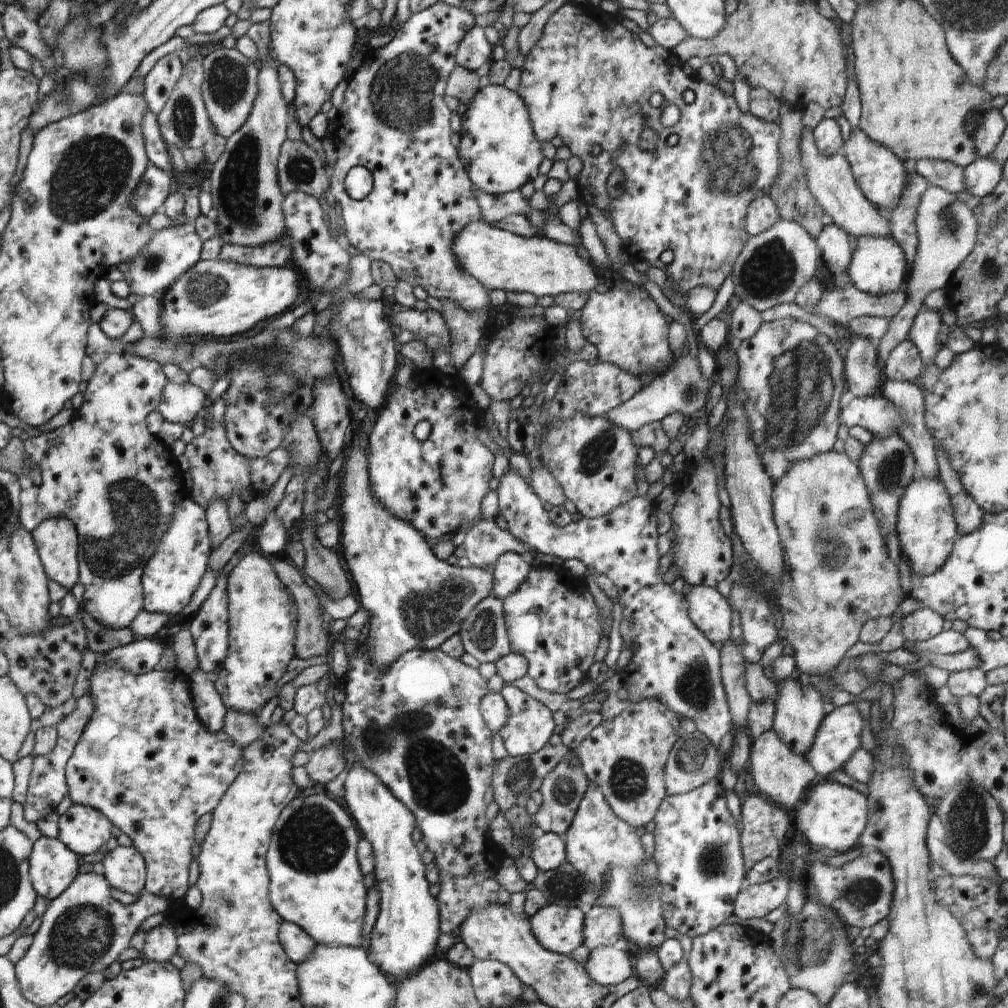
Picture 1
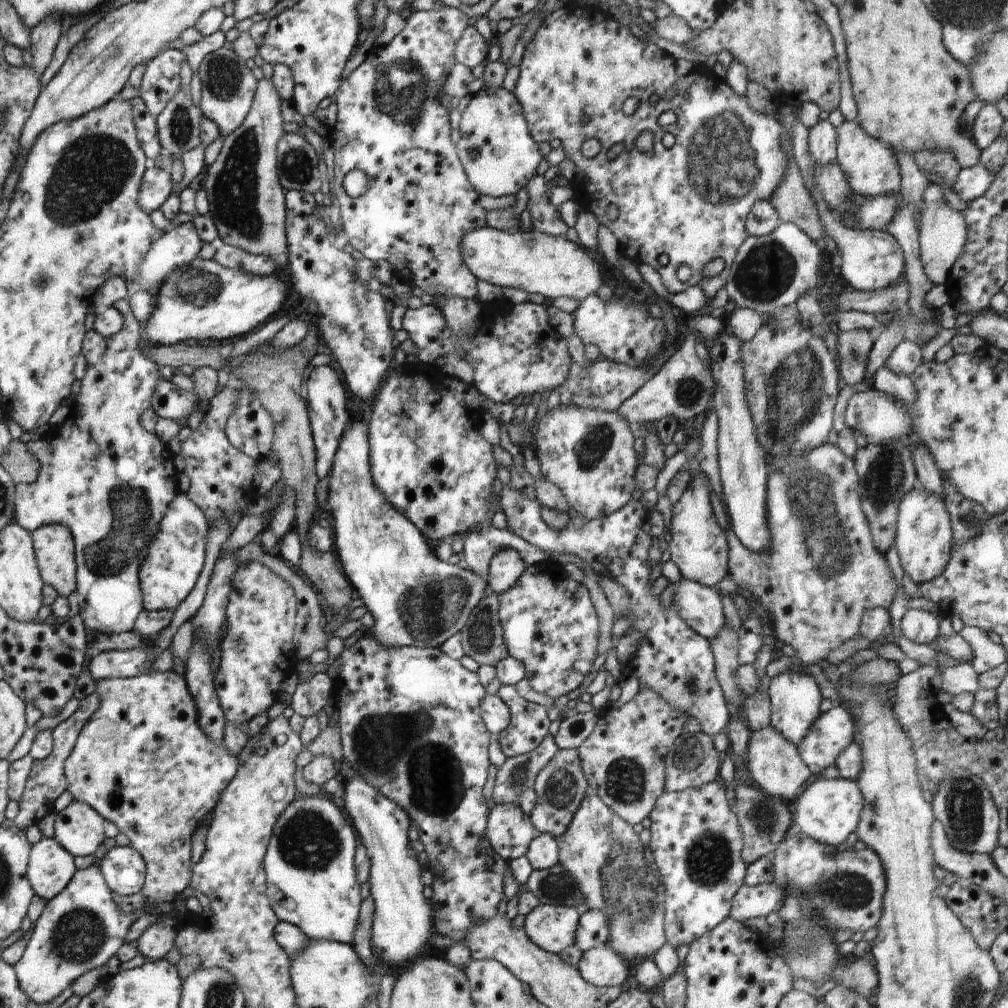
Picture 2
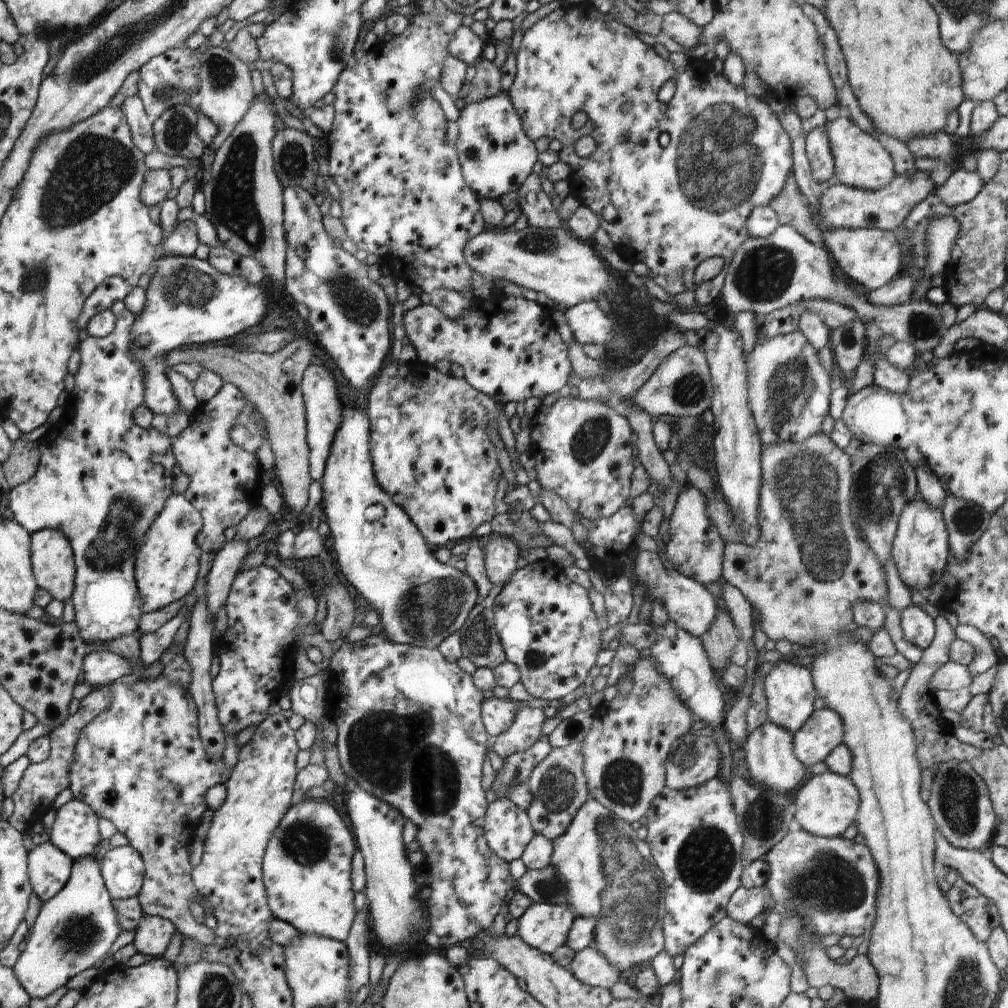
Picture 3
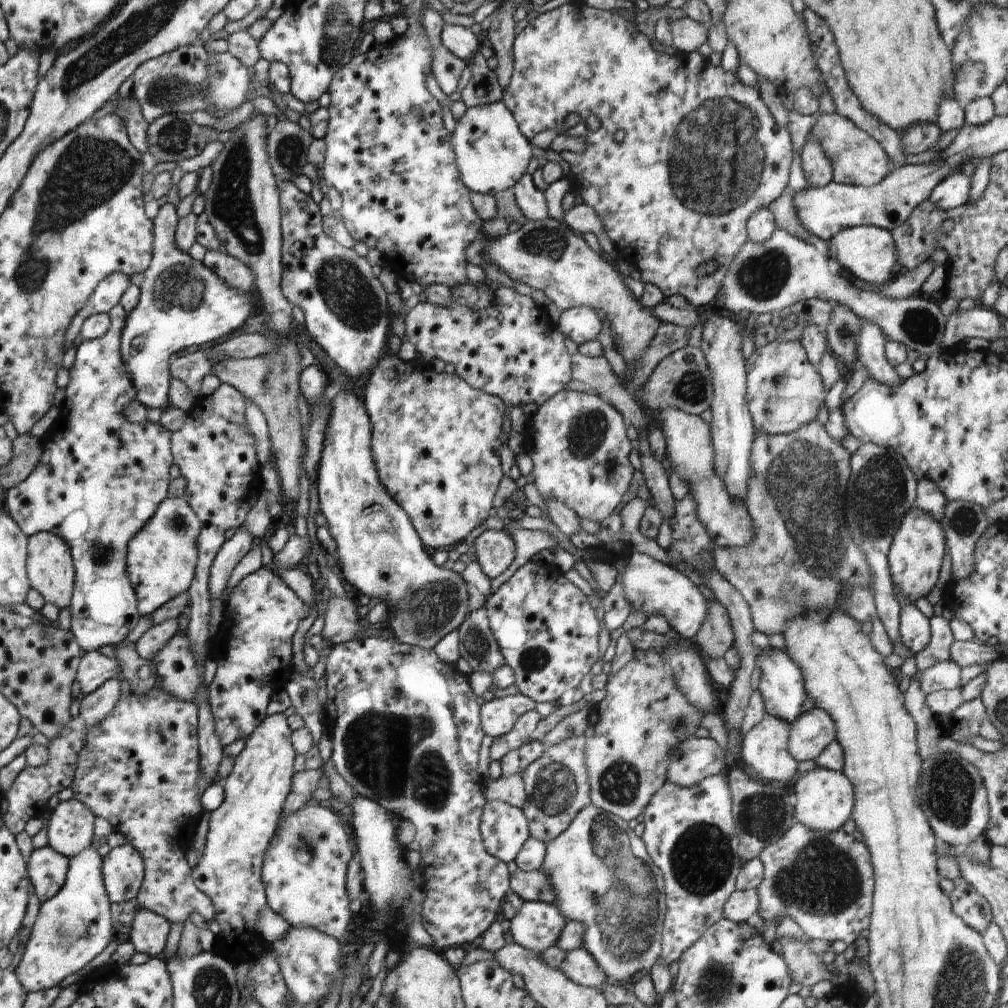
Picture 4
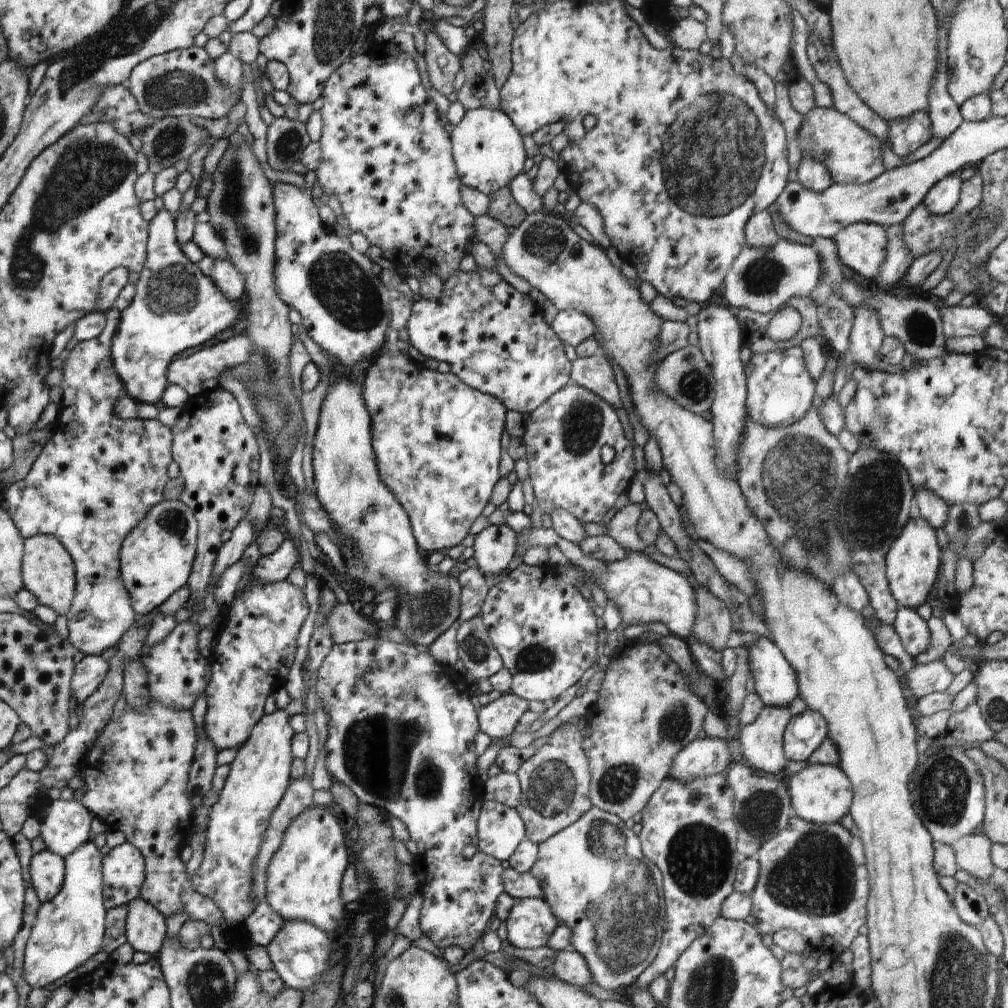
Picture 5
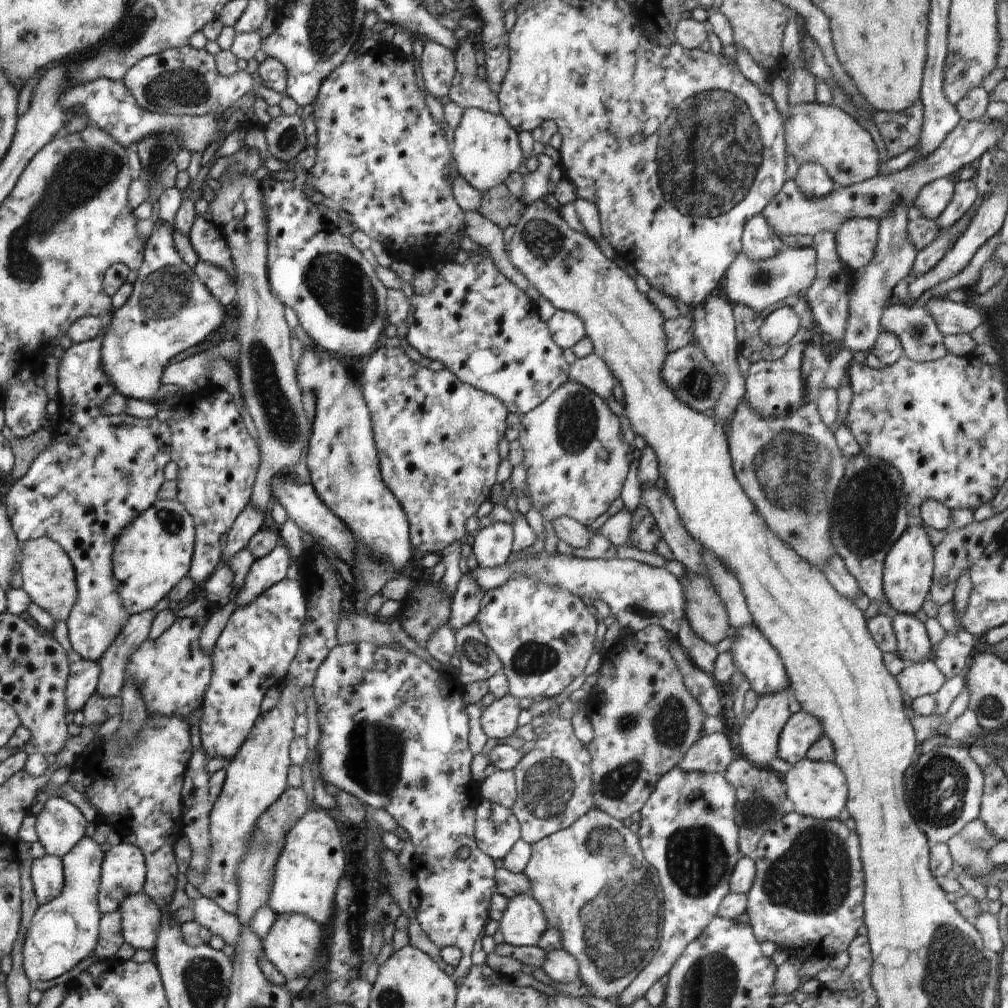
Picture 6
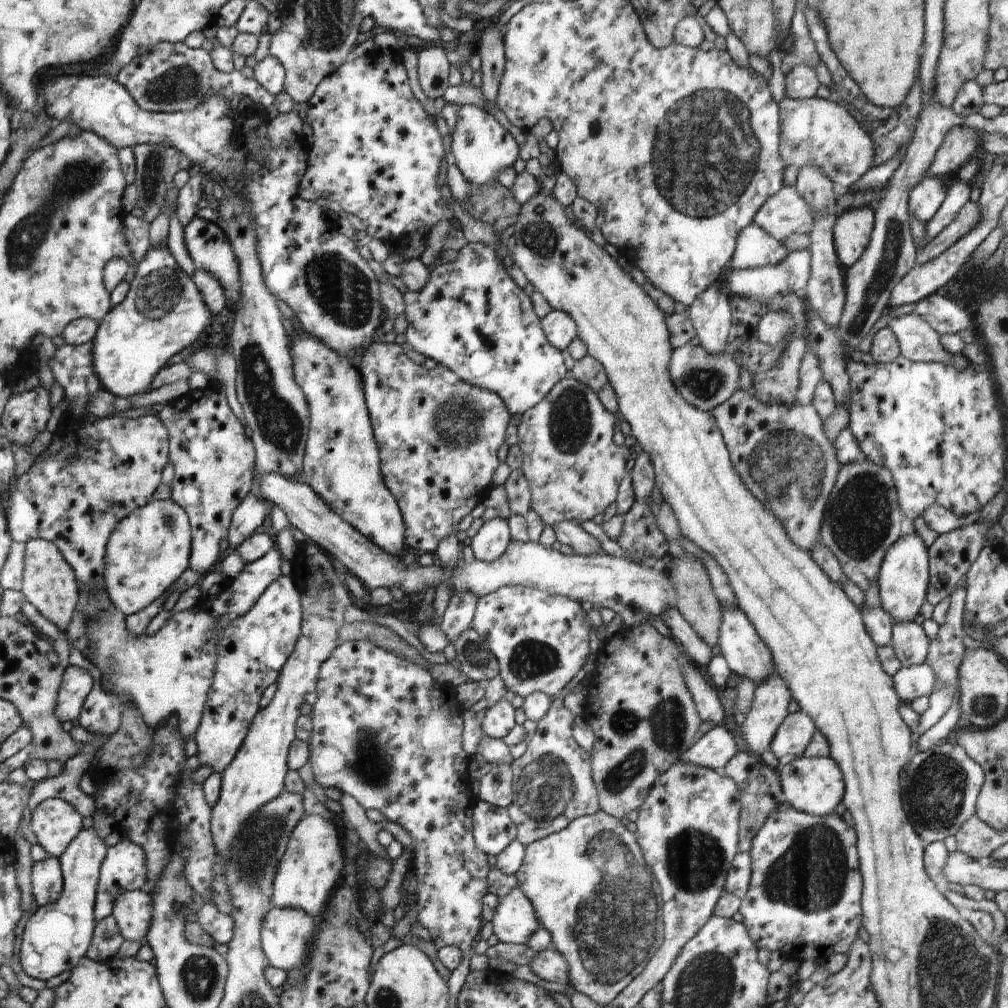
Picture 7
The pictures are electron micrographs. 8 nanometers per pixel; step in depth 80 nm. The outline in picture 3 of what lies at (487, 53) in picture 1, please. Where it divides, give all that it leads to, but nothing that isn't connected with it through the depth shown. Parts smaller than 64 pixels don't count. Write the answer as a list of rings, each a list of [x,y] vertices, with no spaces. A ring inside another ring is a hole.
[[[460,25],[452,35],[448,43],[447,51],[449,54],[465,62],[467,66],[472,66],[482,57],[482,52],[486,47],[480,37],[476,35],[470,27]]]

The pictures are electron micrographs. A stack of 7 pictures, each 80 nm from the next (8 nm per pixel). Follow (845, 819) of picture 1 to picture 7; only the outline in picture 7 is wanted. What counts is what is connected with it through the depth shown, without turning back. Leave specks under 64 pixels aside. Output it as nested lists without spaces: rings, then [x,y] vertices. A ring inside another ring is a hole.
[[[800,756],[792,764],[786,764],[777,771],[782,784],[783,801],[795,810],[814,816],[828,816],[844,798],[844,776],[831,757]]]

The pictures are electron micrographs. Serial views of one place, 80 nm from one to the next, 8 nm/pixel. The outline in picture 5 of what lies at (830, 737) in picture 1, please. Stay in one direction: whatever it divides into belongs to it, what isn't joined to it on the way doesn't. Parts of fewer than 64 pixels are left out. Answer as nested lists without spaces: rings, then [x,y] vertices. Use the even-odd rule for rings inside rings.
[[[814,710],[794,716],[784,732],[784,756],[789,761],[808,761],[812,752],[828,738],[828,722]]]

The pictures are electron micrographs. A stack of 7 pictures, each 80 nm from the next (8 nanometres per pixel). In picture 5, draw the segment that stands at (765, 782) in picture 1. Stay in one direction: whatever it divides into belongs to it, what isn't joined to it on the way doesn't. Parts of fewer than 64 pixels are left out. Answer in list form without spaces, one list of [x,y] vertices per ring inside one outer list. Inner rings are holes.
[[[764,706],[760,716],[748,726],[742,727],[740,739],[738,741],[742,748],[744,759],[750,763],[752,769],[757,770],[762,775],[786,777],[786,763],[788,758],[784,756],[784,732],[790,724],[791,714],[789,708],[770,708]]]

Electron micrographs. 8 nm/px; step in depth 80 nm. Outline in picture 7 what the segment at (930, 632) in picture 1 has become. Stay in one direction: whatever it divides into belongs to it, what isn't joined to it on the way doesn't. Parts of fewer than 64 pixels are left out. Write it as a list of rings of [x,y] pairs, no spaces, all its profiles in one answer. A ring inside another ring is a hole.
[[[914,621],[894,622],[892,633],[891,646],[902,667],[925,663],[930,641],[921,625]]]

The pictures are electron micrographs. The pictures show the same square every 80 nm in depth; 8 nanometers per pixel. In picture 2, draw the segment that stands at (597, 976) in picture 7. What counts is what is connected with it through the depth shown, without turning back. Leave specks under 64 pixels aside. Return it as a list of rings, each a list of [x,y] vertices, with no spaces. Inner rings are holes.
[[[589,792],[575,810],[574,816],[559,840],[558,863],[575,880],[577,889],[583,895],[583,907],[586,911],[607,912],[609,927],[604,945],[617,952],[628,964],[636,958],[652,958],[652,954],[667,942],[663,925],[666,912],[663,878],[656,866],[650,846],[643,846],[638,833],[632,825],[622,820],[600,797]]]

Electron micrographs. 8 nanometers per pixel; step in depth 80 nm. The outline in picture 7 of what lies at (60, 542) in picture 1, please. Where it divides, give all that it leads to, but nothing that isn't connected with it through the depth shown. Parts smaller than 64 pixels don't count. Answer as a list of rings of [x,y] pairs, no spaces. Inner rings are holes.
[[[31,539],[26,543],[21,592],[25,600],[32,604],[46,620],[64,631],[70,627],[81,598],[80,583],[77,581],[76,572],[66,561],[58,546],[54,542],[43,539]]]

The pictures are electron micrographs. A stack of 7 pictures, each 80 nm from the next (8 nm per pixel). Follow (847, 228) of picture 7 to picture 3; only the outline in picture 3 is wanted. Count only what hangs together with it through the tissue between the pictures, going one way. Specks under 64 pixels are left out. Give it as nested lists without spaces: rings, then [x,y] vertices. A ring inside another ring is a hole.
[[[872,226],[868,229],[825,228],[822,232],[833,264],[870,291],[888,284],[890,280],[904,271],[902,246],[893,232]]]

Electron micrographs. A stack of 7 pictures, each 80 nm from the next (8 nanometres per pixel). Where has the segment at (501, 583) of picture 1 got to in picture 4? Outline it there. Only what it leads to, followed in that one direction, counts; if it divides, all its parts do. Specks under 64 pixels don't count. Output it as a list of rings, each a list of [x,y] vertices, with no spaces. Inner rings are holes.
[[[490,528],[475,539],[471,553],[490,580],[510,571],[510,563],[515,559],[515,542],[508,532],[508,529]]]

